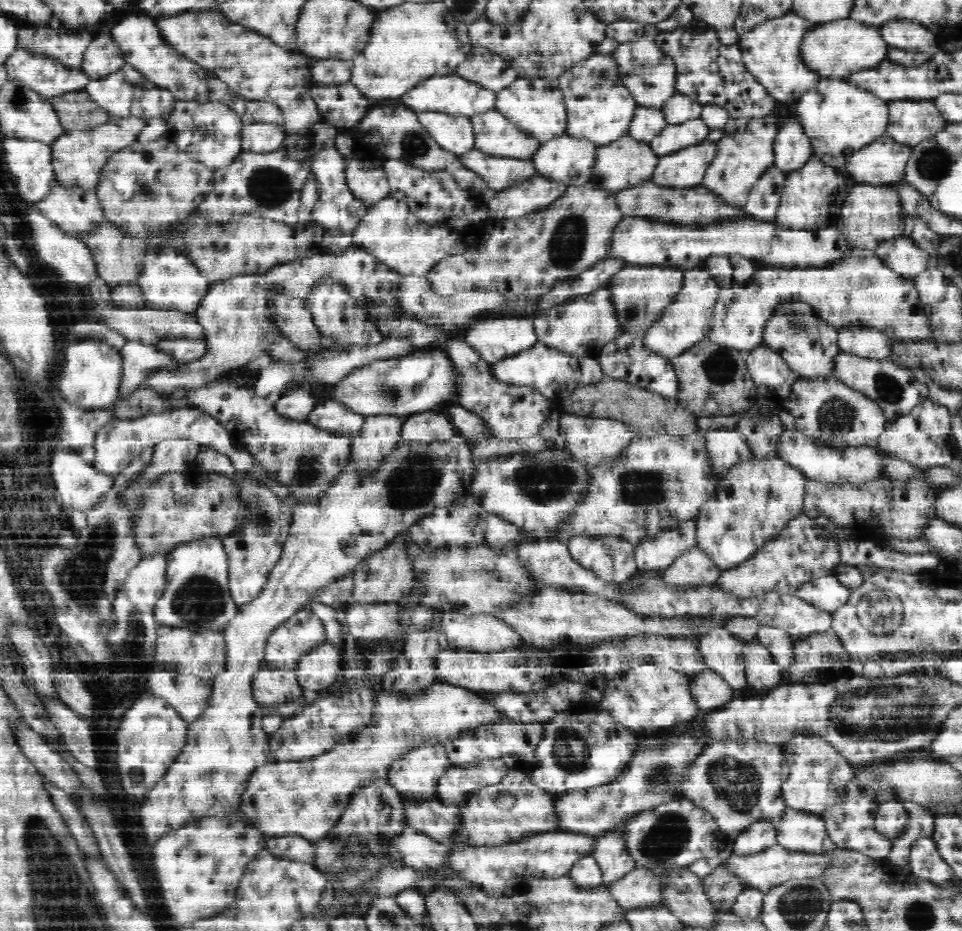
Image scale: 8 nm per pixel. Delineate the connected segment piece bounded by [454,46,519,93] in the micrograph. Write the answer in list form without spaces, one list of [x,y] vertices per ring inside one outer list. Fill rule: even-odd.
[[[472,46],[466,60],[463,60],[454,71],[462,78],[476,82],[495,93],[504,90],[519,77],[506,60],[486,47]]]

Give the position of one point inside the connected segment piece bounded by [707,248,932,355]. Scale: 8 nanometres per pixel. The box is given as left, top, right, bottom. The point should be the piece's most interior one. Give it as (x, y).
(860, 290)

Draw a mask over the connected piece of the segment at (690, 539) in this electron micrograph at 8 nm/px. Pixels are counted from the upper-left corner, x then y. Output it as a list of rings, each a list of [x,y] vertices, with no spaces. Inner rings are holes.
[[[686,520],[680,522],[676,528],[670,528],[666,532],[656,534],[654,538],[644,538],[635,547],[634,558],[636,559],[639,570],[655,570],[668,568],[676,558],[682,556],[684,552],[690,550],[696,544],[696,520]]]

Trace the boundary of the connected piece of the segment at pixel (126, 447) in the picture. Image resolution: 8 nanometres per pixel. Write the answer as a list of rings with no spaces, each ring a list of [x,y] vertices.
[[[197,407],[182,408],[182,410],[172,410],[172,412],[158,412],[158,414],[146,414],[142,418],[132,418],[132,420],[124,420],[123,418],[112,418],[108,424],[104,424],[96,438],[94,438],[94,446],[96,446],[96,462],[94,466],[102,466],[102,470],[108,470],[110,474],[116,476],[140,454],[144,454],[146,448],[150,448],[150,444],[158,444],[160,440],[170,440],[172,438],[188,438],[196,440],[198,444],[210,446],[214,450],[218,450],[220,454],[232,460],[232,465],[236,471],[248,470],[256,467],[258,461],[254,455],[246,452],[246,446],[238,438],[227,431],[227,428],[220,424],[213,416]]]

